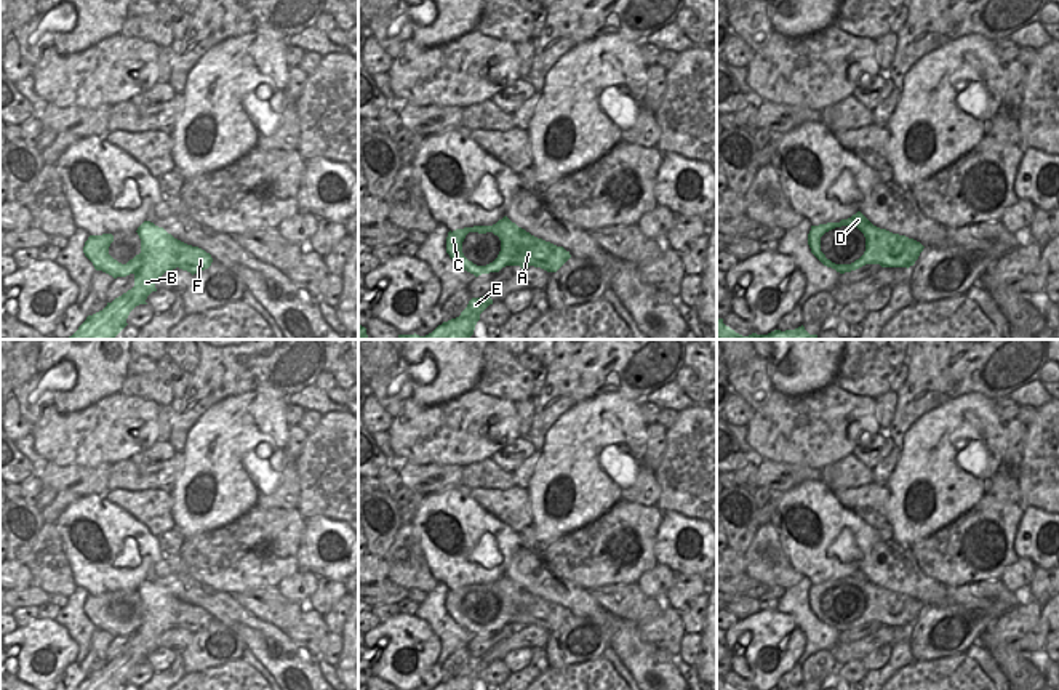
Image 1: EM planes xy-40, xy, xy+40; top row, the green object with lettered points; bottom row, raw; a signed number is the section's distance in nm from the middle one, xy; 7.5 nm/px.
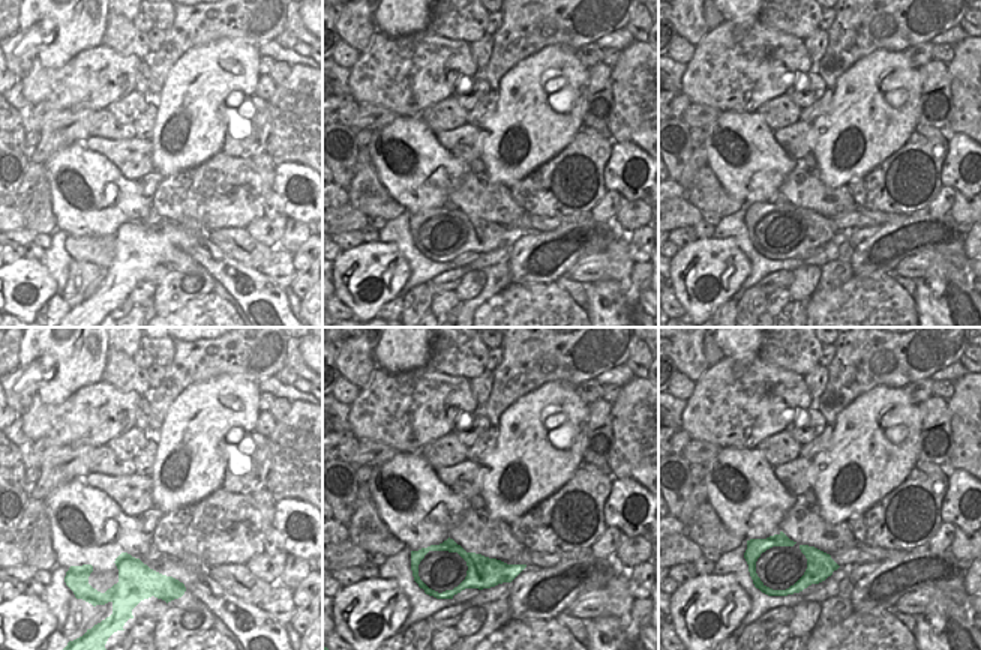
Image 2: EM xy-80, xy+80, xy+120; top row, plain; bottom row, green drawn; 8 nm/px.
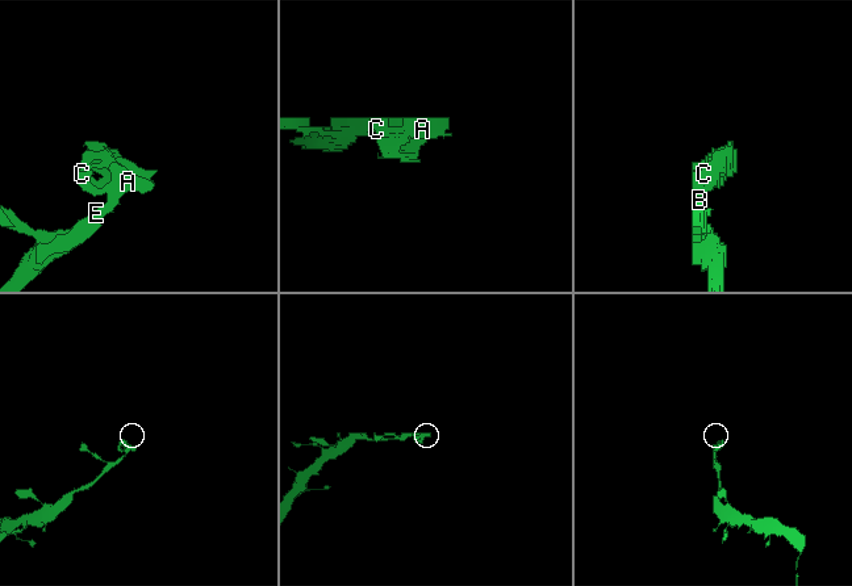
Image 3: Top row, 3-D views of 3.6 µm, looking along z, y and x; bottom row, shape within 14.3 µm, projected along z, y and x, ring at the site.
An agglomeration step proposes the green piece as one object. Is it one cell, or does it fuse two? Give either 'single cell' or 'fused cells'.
single cell

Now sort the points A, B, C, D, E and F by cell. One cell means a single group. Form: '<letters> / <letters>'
A B C D E F

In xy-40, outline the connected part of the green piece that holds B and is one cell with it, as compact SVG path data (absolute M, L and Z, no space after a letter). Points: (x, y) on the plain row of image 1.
M144 580L136 591L141 597L141 612L126 623L109 613L109 605L114 600L112 592L90 594L85 600L83 612L96 629L114 637L133 632L134 645L107 661L102 669L88 674L77 690L122 690L128 684L130 671L139 663L147 663L147 655L157 650L155 640L165 631L179 626L194 634L213 621L210 612L174 597L150 580Z

